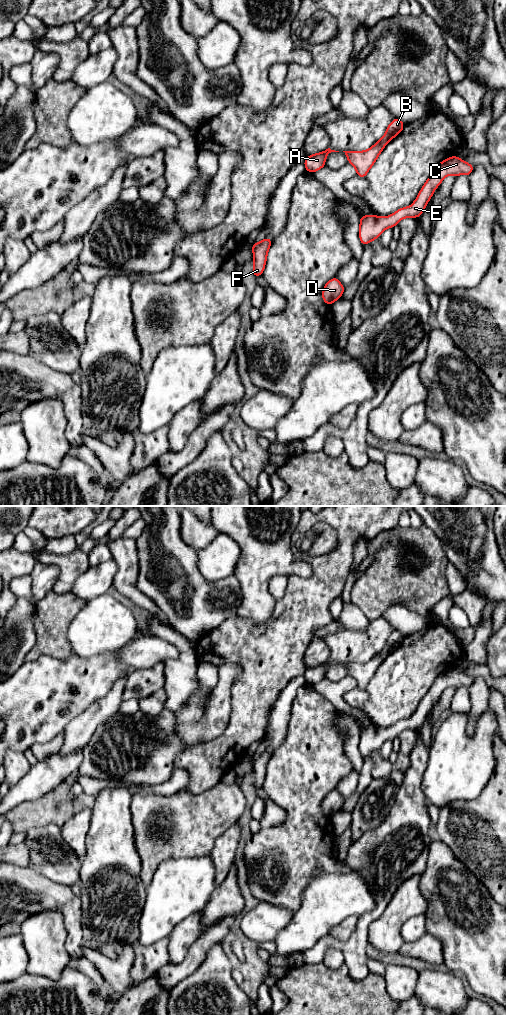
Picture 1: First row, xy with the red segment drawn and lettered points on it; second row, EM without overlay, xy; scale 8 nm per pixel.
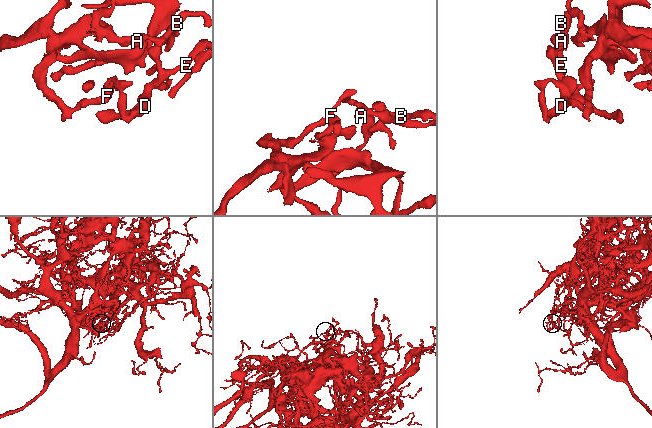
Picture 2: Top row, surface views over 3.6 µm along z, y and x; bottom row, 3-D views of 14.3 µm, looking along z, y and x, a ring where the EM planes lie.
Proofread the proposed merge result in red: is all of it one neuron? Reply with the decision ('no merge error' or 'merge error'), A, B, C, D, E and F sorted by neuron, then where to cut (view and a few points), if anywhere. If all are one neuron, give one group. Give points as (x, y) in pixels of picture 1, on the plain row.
merge error; A B C D E / F; cut in xy along (260, 754), (253, 762)

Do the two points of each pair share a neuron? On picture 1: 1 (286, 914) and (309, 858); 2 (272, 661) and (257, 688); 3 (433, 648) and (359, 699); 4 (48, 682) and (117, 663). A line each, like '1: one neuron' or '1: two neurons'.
1: two neurons
2: one neuron
3: two neurons
4: one neuron

